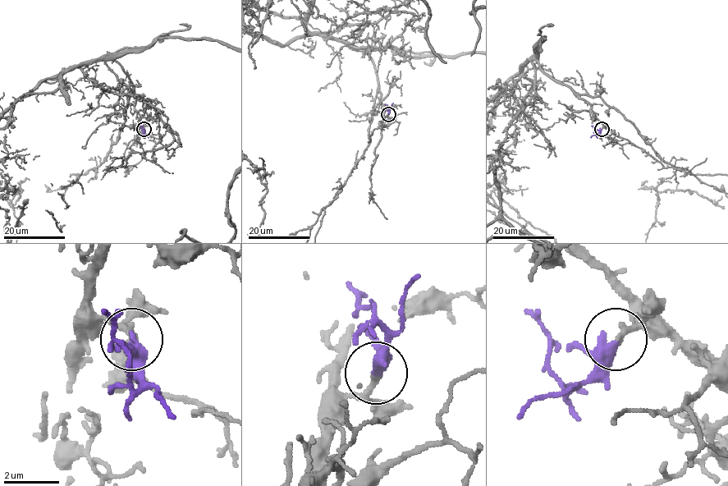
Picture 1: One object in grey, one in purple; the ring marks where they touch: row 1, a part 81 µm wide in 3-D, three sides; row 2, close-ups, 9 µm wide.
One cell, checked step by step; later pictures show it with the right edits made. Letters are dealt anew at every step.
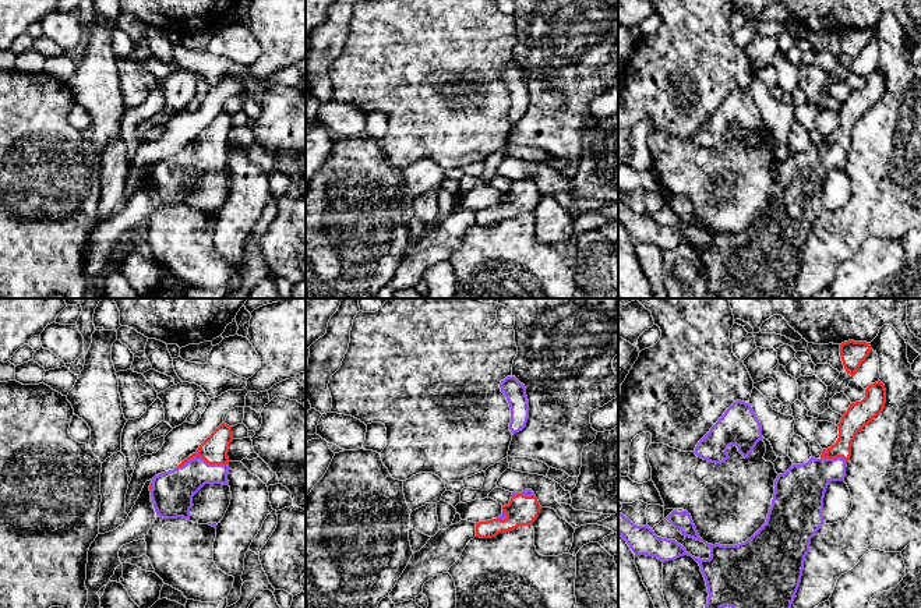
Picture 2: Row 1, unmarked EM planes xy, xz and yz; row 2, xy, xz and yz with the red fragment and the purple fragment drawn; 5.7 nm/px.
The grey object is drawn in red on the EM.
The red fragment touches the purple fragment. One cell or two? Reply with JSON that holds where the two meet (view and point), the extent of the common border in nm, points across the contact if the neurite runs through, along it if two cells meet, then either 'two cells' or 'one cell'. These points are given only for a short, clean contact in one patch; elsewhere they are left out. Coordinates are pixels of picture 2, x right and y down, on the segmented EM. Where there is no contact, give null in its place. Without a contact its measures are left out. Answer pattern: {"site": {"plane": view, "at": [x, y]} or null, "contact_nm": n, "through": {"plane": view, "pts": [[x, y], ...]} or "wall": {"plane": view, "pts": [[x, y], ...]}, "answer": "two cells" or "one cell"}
{"site": {"plane": "xy", "at": [201, 458]}, "contact_nm": 320, "answer": "one cell"}

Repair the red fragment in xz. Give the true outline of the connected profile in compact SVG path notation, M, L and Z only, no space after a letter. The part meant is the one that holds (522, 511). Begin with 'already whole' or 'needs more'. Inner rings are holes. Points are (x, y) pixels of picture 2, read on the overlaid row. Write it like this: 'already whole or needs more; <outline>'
needs more; M532 489L512 492L508 505L502 506L502 513L497 519L476 523L476 537L493 538L500 533L507 533L518 526L532 526L537 519L541 506Z

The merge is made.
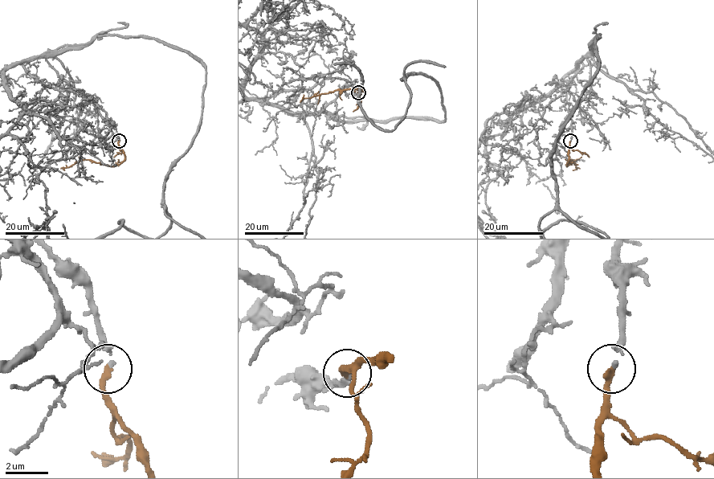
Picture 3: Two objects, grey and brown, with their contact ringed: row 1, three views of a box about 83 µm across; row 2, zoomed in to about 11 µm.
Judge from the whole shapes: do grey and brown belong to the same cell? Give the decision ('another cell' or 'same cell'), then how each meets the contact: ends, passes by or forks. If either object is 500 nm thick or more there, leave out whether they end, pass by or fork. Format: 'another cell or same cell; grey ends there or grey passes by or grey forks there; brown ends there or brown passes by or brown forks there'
same cell; grey ends there; brown ends there

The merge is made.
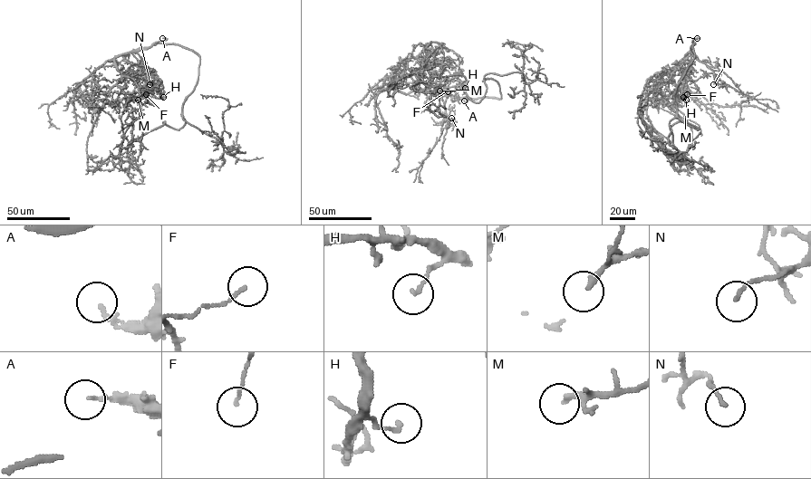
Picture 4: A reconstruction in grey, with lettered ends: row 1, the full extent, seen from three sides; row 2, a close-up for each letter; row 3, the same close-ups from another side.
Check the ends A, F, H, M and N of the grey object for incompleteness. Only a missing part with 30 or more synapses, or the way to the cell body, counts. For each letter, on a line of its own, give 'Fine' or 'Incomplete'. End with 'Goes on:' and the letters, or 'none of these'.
A: Incomplete
F: Fine
H: Fine
M: Fine
N: Fine
Goes on: A

